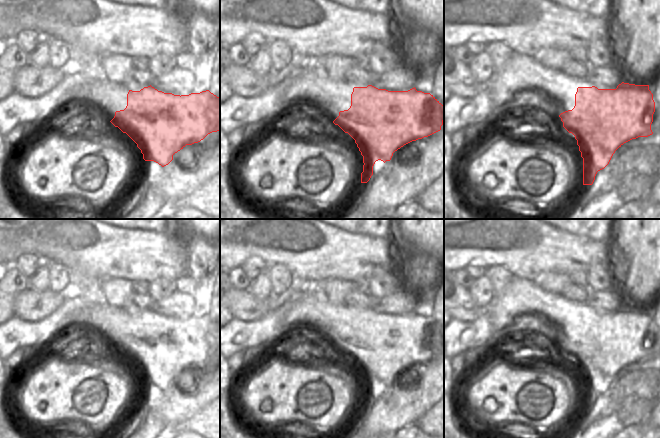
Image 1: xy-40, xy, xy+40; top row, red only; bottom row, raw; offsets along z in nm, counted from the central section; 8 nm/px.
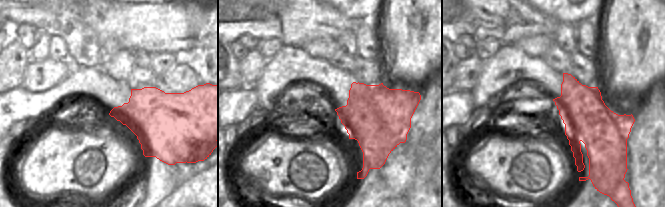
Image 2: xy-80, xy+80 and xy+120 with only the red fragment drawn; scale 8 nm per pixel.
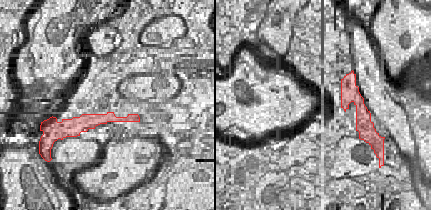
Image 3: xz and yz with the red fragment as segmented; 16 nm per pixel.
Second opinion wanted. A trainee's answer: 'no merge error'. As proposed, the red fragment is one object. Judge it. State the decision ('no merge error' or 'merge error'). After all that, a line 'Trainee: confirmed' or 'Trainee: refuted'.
merge error
Trainee: refuted

